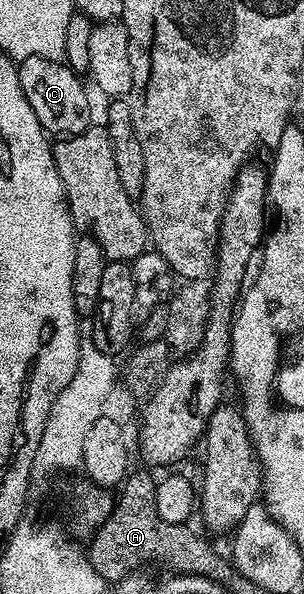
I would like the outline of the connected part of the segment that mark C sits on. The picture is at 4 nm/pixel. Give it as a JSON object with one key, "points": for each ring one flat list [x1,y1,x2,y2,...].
{"points":[[26,57,19,60,18,70,22,93,26,93,26,101,30,101,30,109,34,109,45,132,56,137,67,137,93,126,92,111,88,108,88,91,80,80,83,78,67,63,46,57]]}

